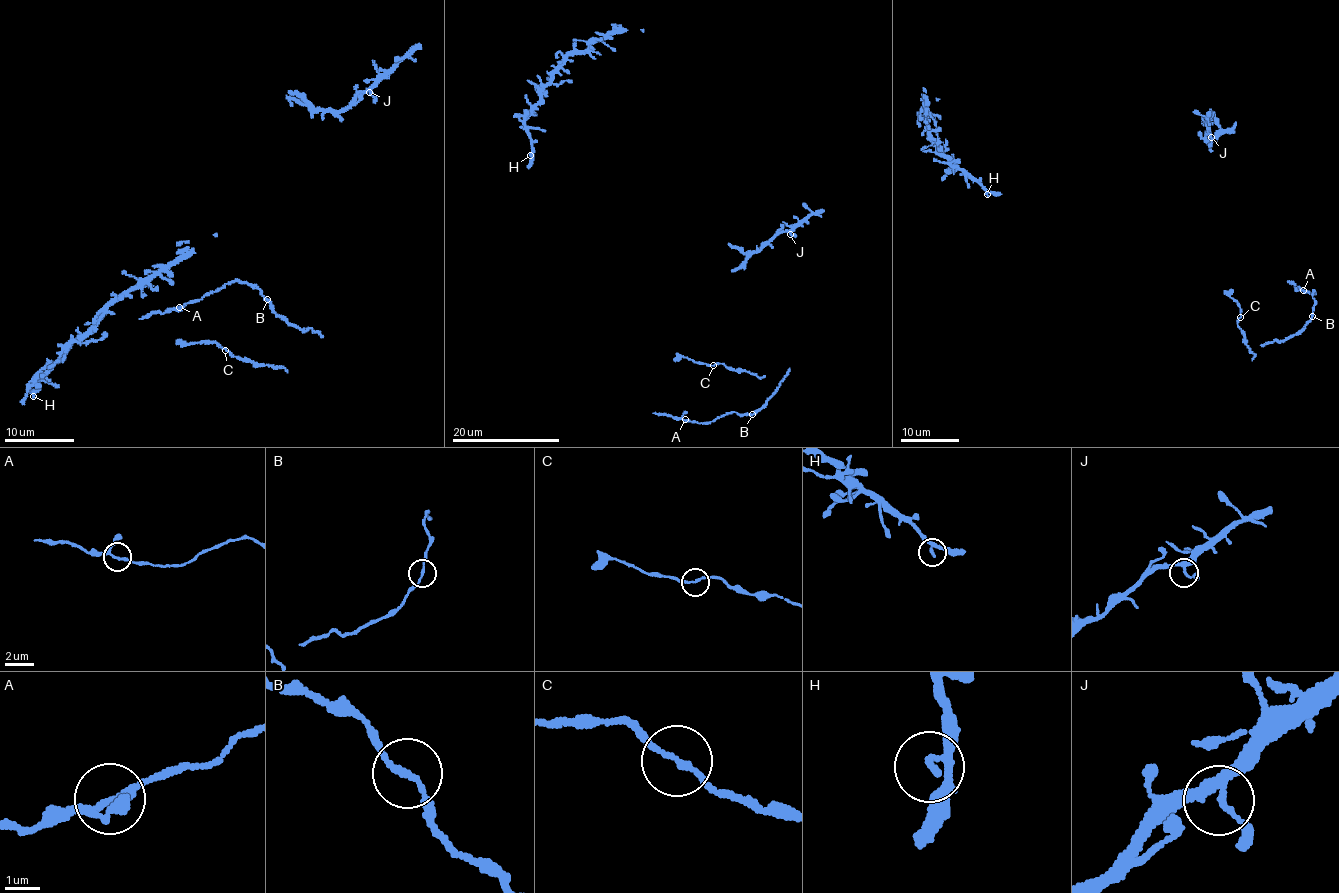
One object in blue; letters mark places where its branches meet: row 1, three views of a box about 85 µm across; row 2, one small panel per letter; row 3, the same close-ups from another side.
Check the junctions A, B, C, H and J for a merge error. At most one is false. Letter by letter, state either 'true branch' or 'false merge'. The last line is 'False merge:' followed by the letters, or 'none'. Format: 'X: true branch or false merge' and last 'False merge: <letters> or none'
A: true branch
B: true branch
C: true branch
H: true branch
J: true branch
False merge: none

